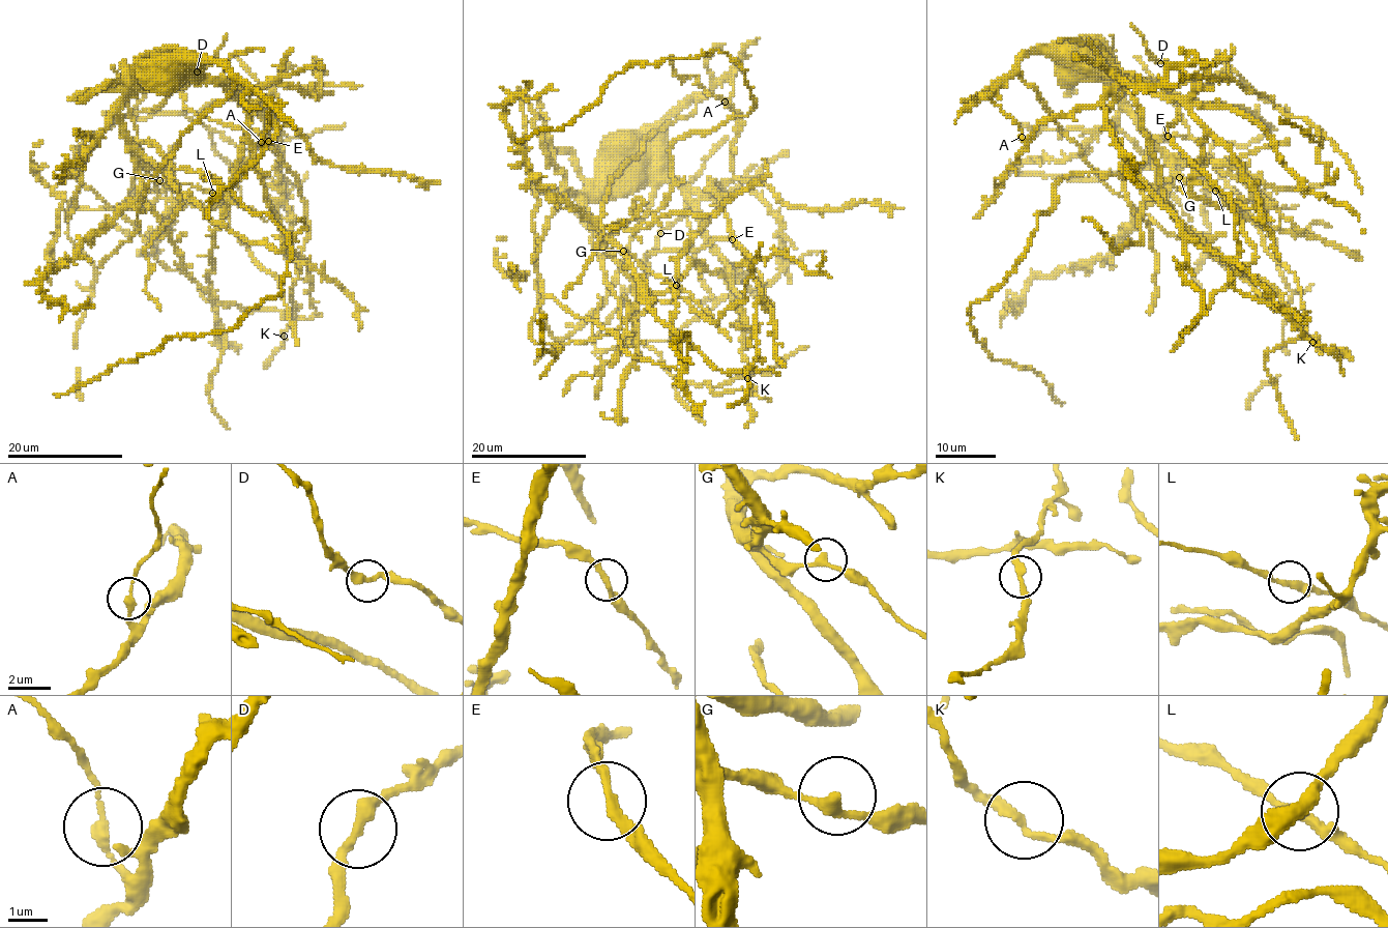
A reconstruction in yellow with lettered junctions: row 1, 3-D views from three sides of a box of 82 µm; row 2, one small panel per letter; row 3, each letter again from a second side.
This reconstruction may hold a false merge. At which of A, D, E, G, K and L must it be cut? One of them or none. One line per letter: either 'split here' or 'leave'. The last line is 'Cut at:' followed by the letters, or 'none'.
A: split here
D: leave
E: leave
G: leave
K: leave
L: leave
Cut at: A

